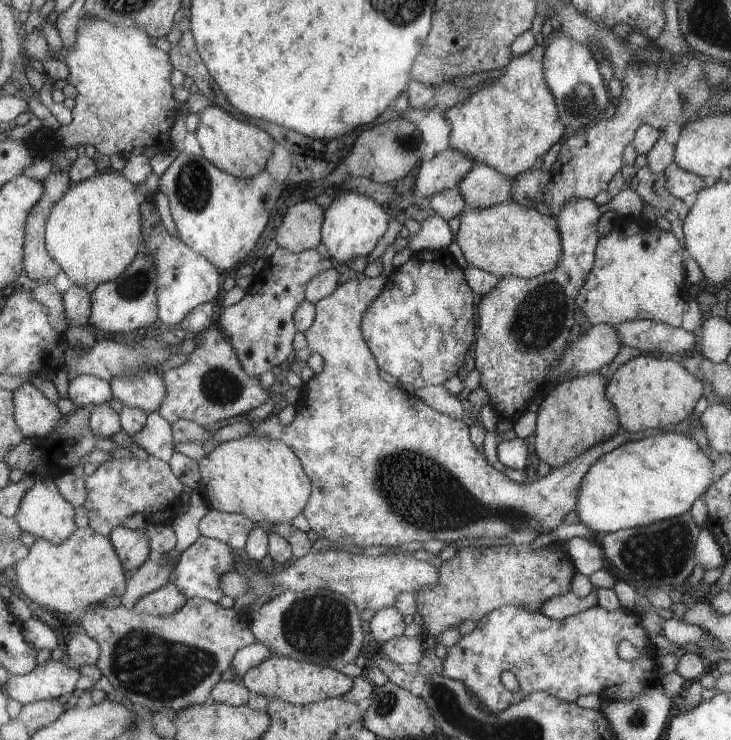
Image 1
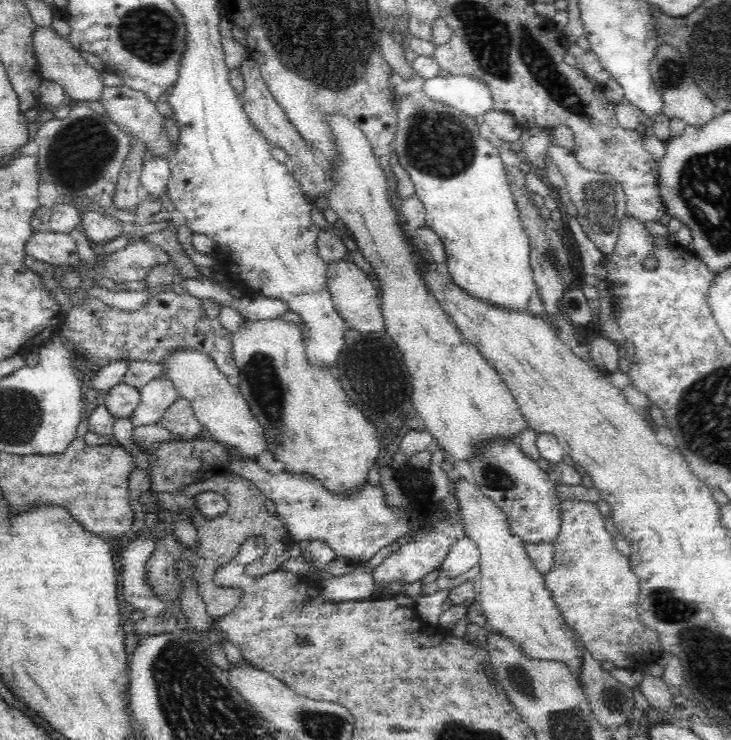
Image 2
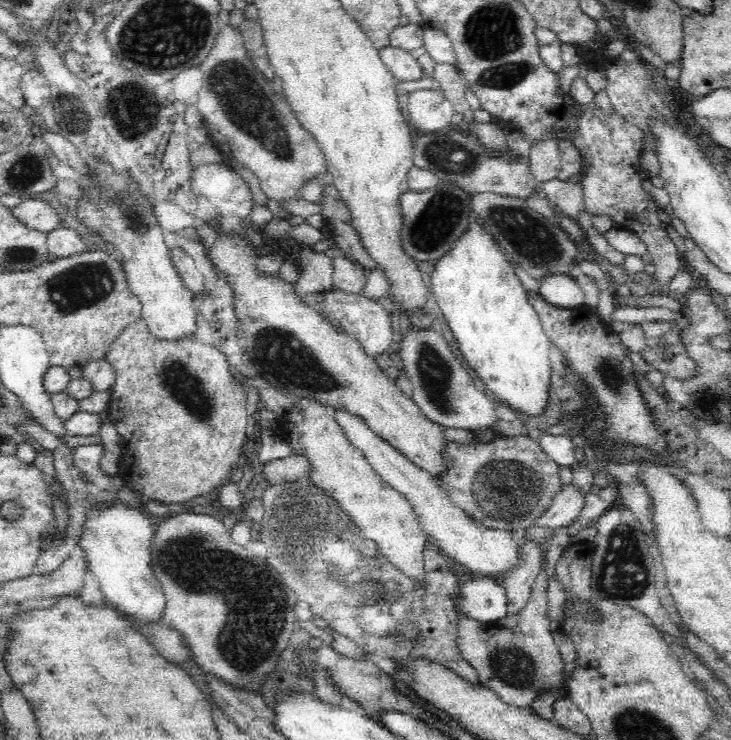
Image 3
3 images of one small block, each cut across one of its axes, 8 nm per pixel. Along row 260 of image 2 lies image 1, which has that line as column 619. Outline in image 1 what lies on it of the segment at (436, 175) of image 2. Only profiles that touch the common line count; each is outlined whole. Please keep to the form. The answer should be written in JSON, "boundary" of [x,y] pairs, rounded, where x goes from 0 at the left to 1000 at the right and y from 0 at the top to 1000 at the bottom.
{"boundary":[[[918,581],[895,584],[847,601],[819,616],[798,646],[787,691],[793,705],[811,719],[837,720],[847,715],[893,708],[943,692],[943,684],[970,659],[975,624],[956,608],[951,593]]]}

